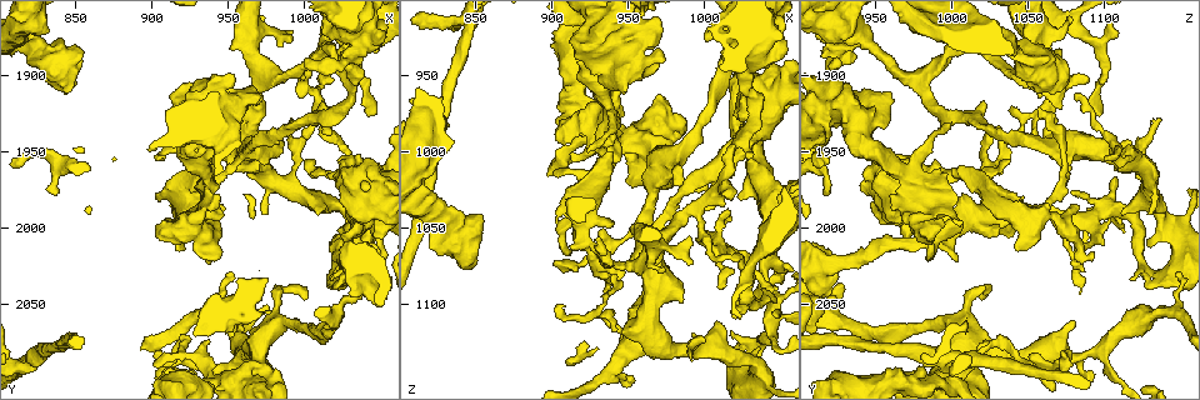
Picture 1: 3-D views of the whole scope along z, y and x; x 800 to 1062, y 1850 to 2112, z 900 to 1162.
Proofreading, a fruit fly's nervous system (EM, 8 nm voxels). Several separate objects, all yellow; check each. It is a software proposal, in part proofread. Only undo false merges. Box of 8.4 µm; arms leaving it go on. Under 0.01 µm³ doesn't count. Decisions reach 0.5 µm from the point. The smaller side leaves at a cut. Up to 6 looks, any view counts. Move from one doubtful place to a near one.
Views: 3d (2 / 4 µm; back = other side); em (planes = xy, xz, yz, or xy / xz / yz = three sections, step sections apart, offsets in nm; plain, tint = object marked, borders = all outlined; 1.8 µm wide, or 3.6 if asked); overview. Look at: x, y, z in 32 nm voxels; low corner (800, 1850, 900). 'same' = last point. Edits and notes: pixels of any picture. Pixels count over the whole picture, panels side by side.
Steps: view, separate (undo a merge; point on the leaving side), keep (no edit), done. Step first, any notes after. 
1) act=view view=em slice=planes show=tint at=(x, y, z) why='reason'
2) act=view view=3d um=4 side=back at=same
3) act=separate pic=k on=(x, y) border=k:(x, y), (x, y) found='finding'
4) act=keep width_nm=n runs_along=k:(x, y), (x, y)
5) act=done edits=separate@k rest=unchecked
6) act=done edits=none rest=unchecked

act=view view=em slice=planes show=borders at=(1040, 2036, 922) why='sharp bend'

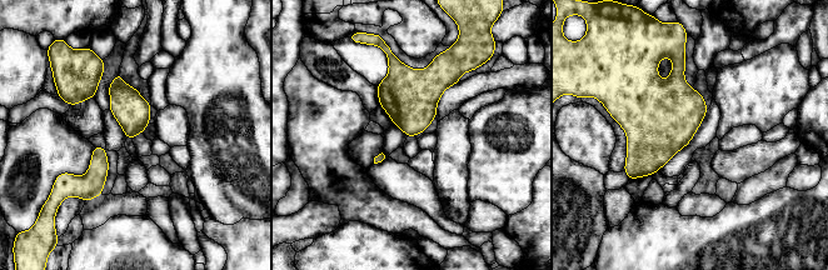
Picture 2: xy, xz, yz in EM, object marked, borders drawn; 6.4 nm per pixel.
act=keep found='one neuron here'

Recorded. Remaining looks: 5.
act=view view=em slice=planes show=tint at=(936, 1972, 984) why='four or more arms meet'

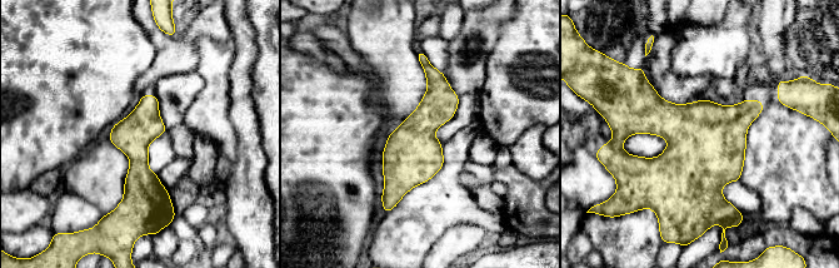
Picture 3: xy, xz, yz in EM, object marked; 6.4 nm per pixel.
act=keep width_nm=240 runs_along=3:(424, 63), (434, 110), (389, 206) found='all the same neuron'

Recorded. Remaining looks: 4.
act=view view=3d um=2 at=(938, 1972, 1072) why='a fork'

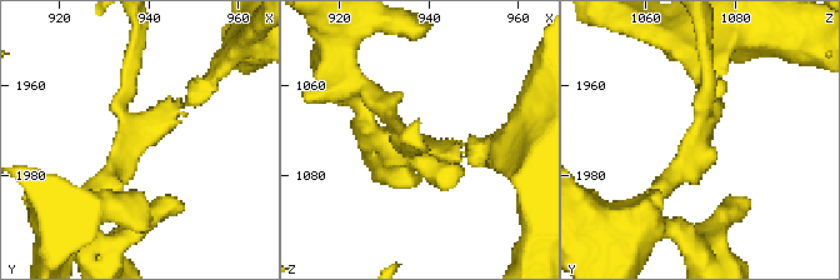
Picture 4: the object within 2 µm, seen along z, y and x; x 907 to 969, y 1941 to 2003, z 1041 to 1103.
act=view view=em um=3.6 slice=planes show=plain at=(938, 1971, 1073) arms=3 why='shape alone is not enough'

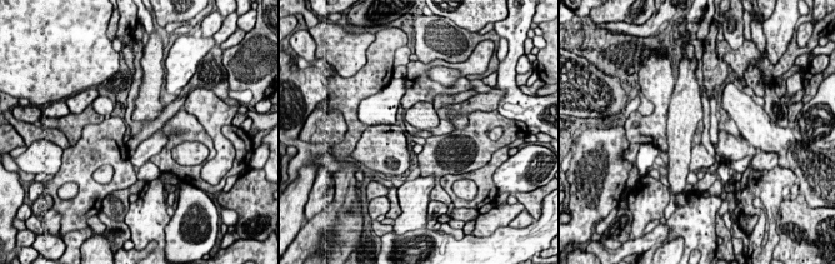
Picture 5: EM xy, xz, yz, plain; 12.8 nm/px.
act=view view=em um=3.6 slice=planes show=tint at=same why='where the object lies'

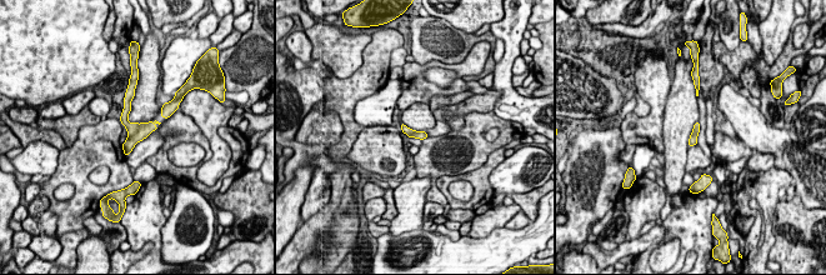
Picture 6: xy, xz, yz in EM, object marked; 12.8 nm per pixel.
act=keep width_nm=120 runs_along=6:(128, 100), (126, 150) found='all the same neuron'

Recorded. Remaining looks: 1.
act=done edits=none rest=unchecked

